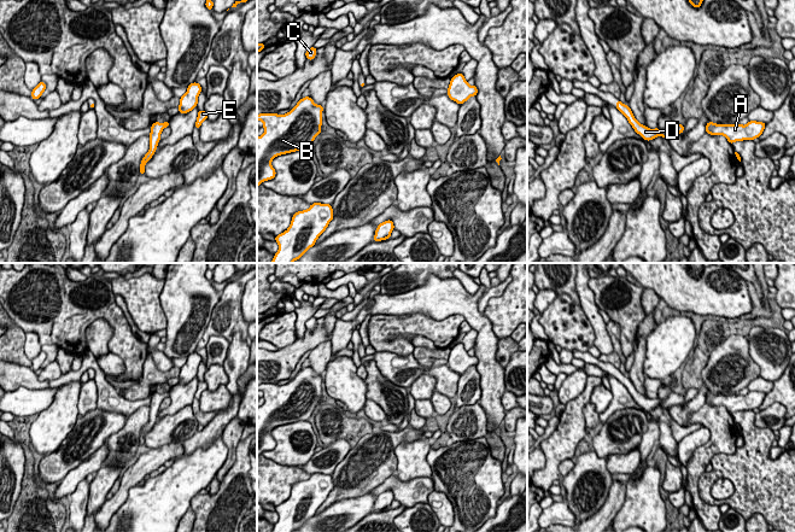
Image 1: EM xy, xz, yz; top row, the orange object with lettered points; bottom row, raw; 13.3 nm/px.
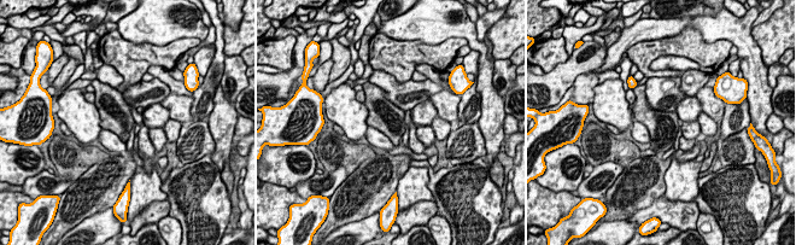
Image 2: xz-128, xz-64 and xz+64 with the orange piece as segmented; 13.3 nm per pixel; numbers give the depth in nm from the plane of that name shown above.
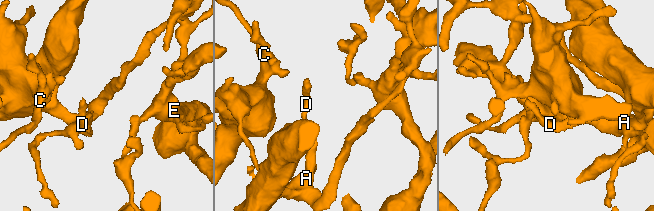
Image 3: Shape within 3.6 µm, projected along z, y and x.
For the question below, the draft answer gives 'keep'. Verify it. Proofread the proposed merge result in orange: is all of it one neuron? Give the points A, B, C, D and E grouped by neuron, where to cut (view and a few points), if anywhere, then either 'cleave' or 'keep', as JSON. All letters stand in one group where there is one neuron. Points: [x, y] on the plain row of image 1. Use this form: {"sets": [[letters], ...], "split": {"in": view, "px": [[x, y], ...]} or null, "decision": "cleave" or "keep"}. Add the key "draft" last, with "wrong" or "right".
{"sets": [["A", "B", "C", "D", "E"]], "split": null, "decision": "keep", "draft": "right"}

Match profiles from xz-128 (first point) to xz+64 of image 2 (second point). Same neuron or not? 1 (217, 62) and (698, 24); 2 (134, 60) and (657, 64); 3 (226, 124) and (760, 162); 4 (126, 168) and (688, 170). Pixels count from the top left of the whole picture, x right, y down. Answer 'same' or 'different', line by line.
1: different
2: different
3: different
4: different

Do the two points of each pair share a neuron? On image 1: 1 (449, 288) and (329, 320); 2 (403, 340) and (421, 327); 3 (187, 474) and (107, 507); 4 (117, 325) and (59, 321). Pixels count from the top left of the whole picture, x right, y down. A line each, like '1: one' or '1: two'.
1: two
2: one
3: two
4: one

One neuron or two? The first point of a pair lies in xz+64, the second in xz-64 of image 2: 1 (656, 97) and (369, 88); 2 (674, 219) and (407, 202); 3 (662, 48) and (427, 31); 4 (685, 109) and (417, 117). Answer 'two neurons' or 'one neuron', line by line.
1: two neurons
2: two neurons
3: two neurons
4: one neuron

